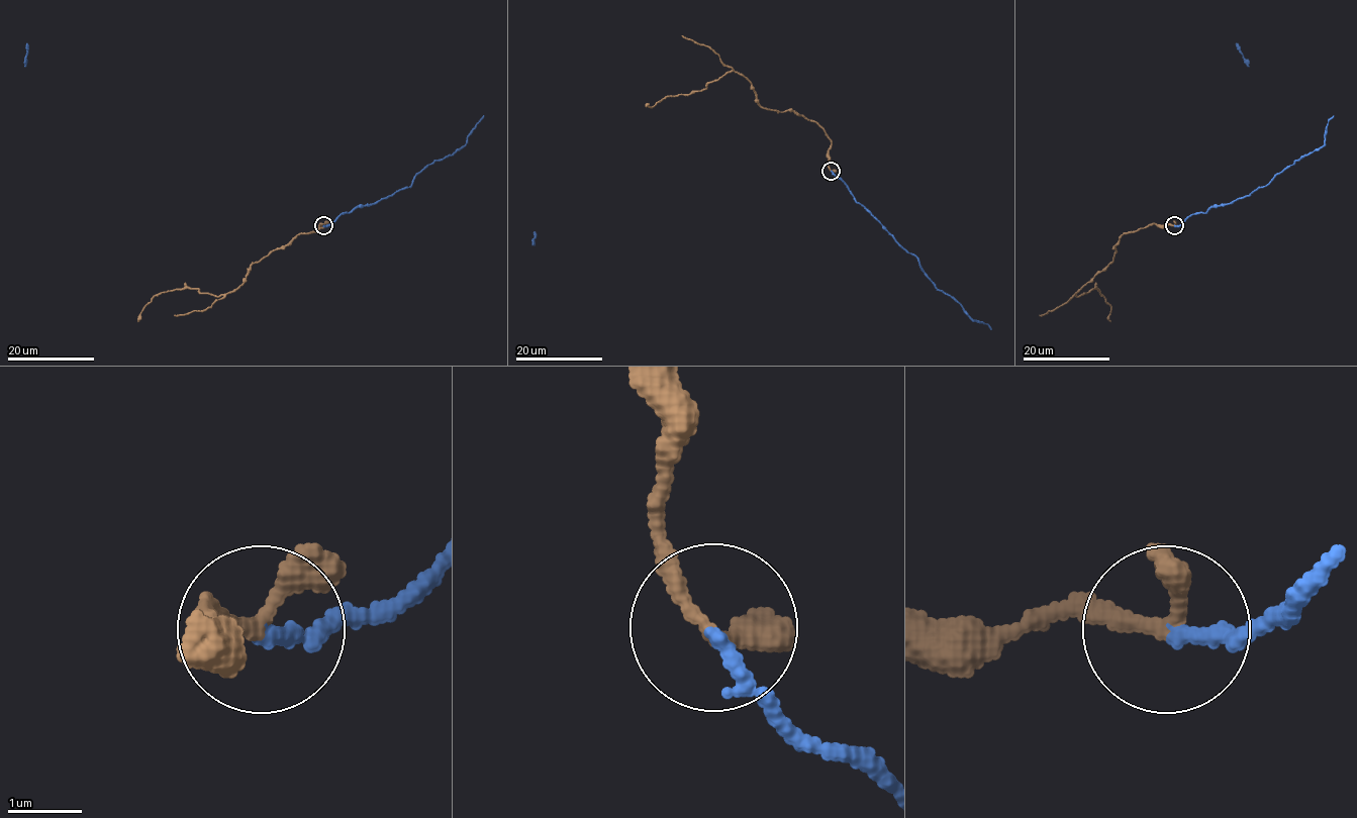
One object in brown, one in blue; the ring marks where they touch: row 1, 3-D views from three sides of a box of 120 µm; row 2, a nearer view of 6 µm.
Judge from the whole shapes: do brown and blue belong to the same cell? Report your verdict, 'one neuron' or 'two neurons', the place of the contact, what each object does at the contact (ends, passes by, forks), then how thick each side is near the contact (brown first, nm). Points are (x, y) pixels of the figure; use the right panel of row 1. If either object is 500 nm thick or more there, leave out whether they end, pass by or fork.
one neuron; place (1174, 225); brown passes by; blue ends; calibres 220 and 200 nm

